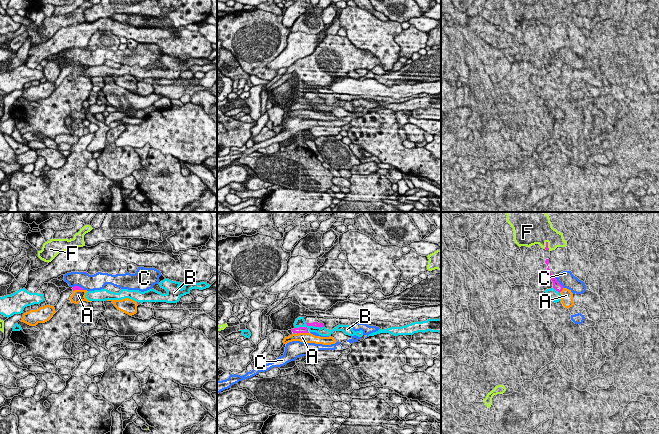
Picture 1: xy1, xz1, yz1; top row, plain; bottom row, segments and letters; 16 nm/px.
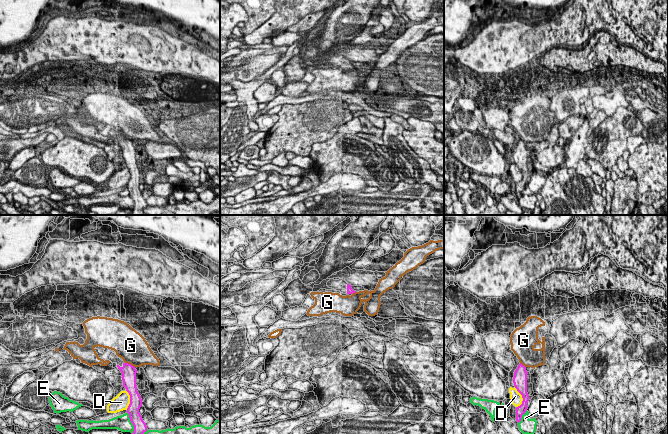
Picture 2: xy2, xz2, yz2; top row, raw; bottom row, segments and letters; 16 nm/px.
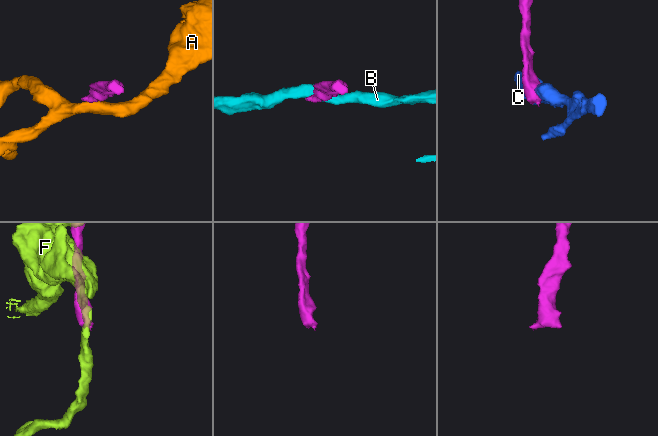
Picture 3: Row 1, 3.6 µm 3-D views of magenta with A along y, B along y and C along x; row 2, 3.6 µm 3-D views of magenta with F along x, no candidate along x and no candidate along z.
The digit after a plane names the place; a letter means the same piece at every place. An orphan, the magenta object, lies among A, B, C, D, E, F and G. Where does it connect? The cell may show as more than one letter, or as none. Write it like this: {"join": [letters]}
{"join": []}

